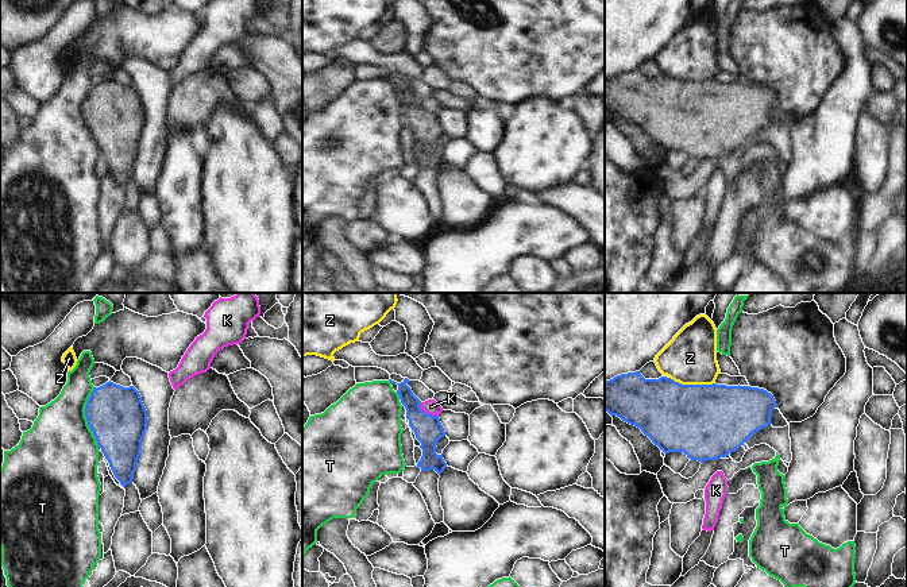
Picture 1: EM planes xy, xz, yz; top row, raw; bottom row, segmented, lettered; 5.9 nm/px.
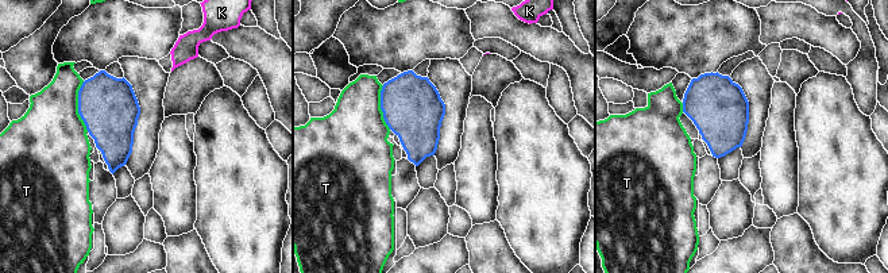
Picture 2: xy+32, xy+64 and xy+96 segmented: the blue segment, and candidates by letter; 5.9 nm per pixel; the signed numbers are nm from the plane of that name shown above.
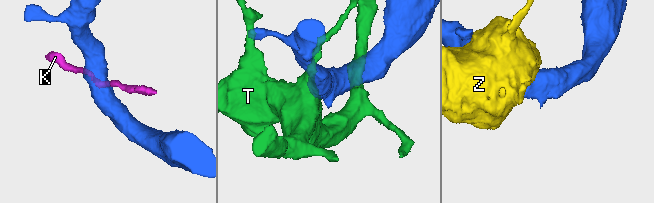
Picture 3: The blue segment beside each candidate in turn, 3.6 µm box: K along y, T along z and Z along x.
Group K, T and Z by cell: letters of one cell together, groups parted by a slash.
K / T / Z

